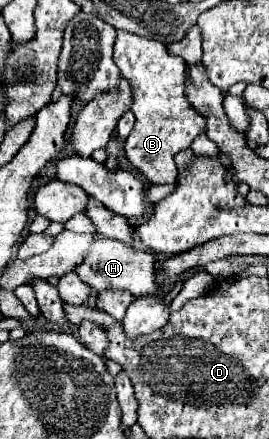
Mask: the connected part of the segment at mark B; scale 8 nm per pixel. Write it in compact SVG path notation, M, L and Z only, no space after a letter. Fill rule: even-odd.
M117 31L113 59L121 69L123 79L131 85L133 97L131 111L135 115L135 125L125 139L125 157L149 183L175 183L175 155L189 149L195 137L207 133L205 117L193 109L185 95L187 63L181 57L171 55L163 43L125 31Z

